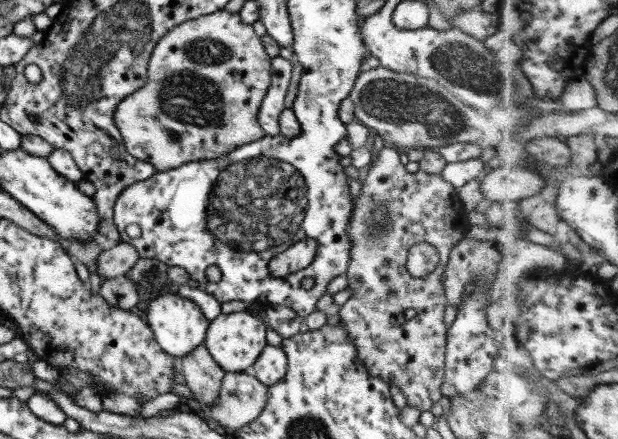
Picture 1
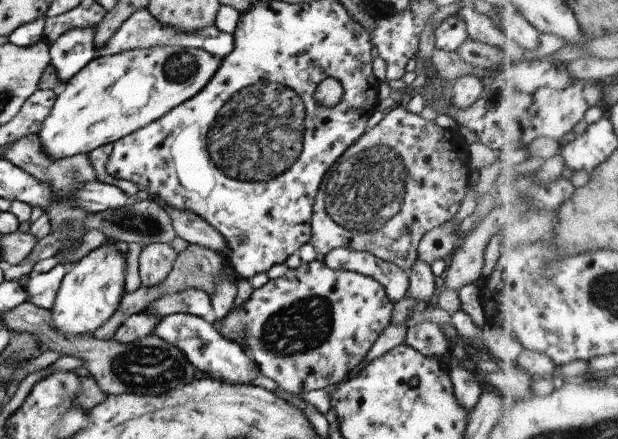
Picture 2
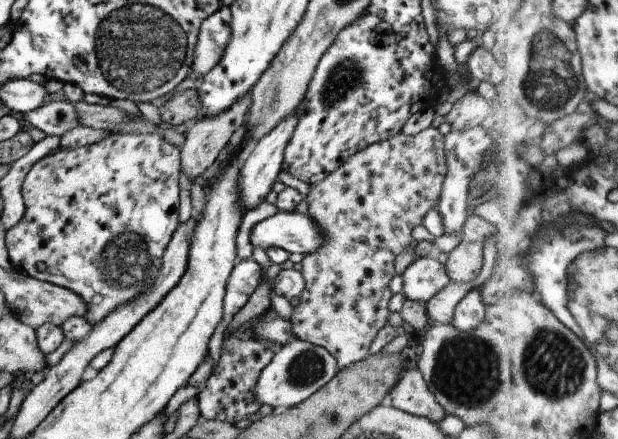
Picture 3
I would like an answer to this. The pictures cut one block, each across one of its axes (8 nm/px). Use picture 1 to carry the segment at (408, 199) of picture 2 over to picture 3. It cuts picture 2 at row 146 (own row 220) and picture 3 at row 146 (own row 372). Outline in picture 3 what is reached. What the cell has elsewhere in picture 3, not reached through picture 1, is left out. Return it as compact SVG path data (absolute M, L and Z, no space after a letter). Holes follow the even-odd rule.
M428 127L426 130L415 134L414 136L398 133L396 136L390 137L385 141L374 143L368 146L363 151L351 156L344 164L341 164L334 172L331 172L324 180L319 183L310 185L312 190L305 198L309 204L308 214L312 217L313 221L317 222L317 227L325 234L325 241L319 249L314 252L304 255L302 263L302 276L305 280L304 290L300 293L300 302L293 307L293 313L290 317L291 332L296 335L300 340L311 342L315 345L324 347L332 356L336 357L337 367L341 371L346 367L363 361L369 356L370 344L376 334L380 332L381 328L387 323L388 314L388 301L392 298L393 294L388 287L390 280L394 278L395 274L395 260L398 254L404 249L412 246L412 230L419 224L422 225L424 216L428 214L429 210L436 207L440 198L440 191L443 187L443 182L447 173L447 156L445 151L444 136L440 135L437 129Z

